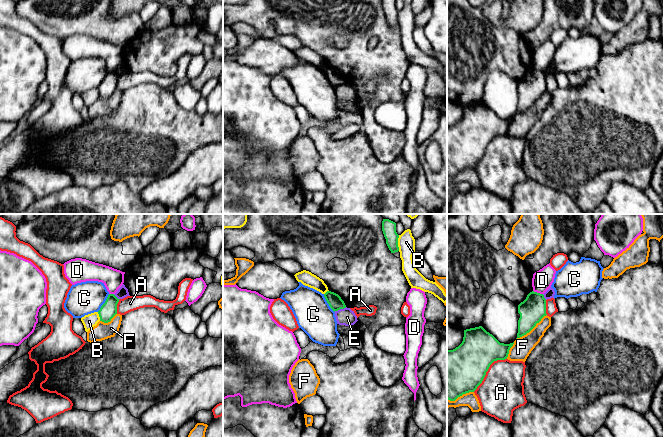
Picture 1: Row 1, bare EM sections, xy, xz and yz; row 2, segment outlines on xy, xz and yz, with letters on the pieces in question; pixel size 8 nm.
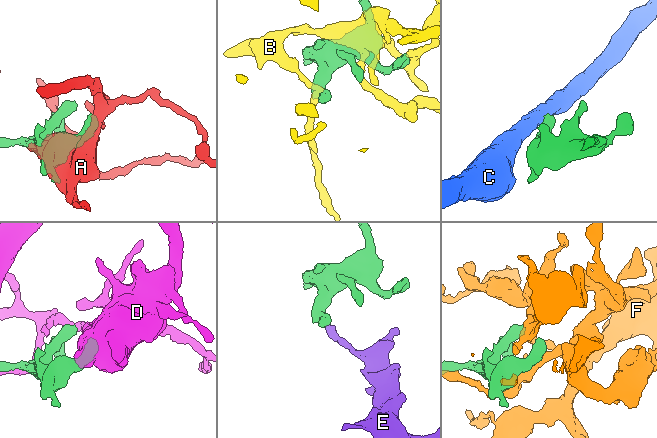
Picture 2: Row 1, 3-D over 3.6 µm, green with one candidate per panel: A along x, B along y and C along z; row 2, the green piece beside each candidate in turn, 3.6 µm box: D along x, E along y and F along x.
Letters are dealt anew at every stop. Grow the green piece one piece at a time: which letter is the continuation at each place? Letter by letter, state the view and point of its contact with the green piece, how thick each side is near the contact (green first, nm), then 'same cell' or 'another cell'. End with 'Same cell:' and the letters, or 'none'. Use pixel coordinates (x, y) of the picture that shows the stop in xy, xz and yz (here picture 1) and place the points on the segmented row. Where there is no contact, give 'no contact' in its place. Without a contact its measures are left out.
A: yz (487, 370) | 360/360 nm | another cell
B: xz (397, 243) | 110/140 nm | another cell
C: xz (327, 302) | 120/300 nm | another cell
D: yz (538, 293) | 200/160 nm | another cell
E: xz (340, 308) | 120/140 nm | another cell
F: yz (531, 329) | 200/160 nm | another cell
Same cell: none

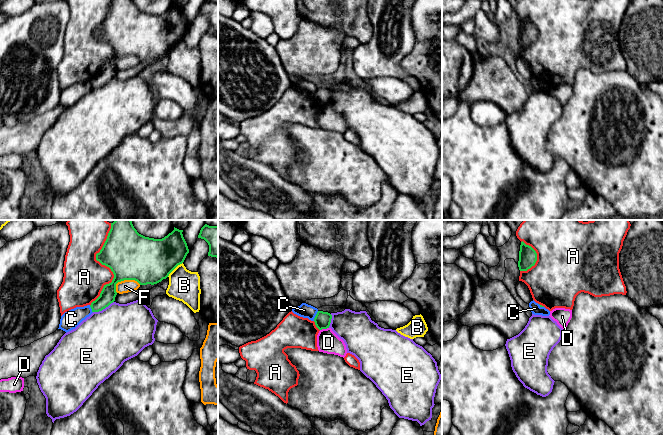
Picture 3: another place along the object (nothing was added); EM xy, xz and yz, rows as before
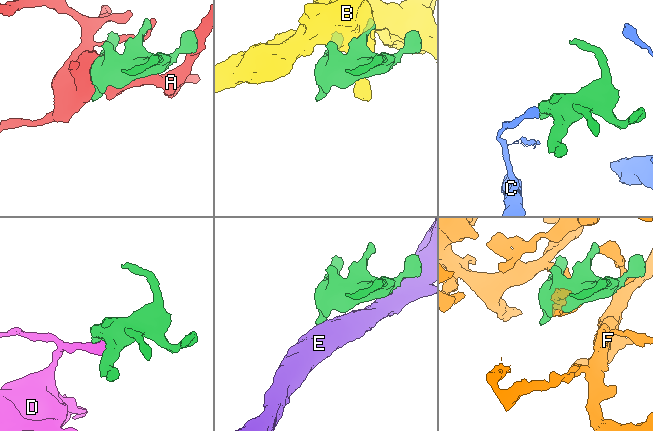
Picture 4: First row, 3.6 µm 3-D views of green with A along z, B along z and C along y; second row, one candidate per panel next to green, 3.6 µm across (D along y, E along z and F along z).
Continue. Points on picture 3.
A: xy (104, 264) | 380/340 nm | another cell
B: xy (174, 268) | 380/260 nm | another cell
C: xz (315, 316) | 130/110 nm | another cell
D: xz (324, 328) | 130/180 nm | another cell
E: xy (103, 308) | 130/460 nm | another cell
F: xy (124, 279) | 380/100 nm | another cell
Same cell: none

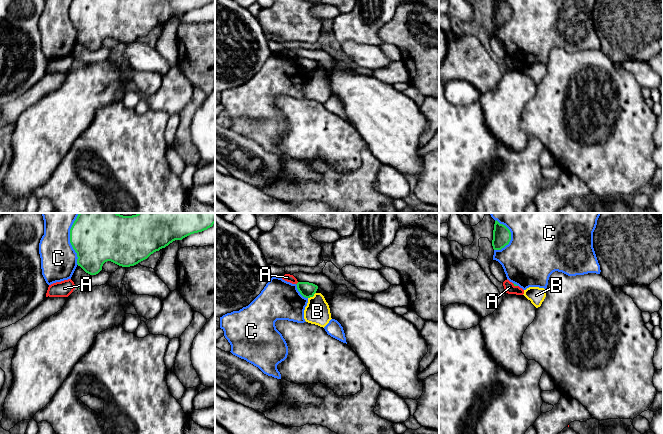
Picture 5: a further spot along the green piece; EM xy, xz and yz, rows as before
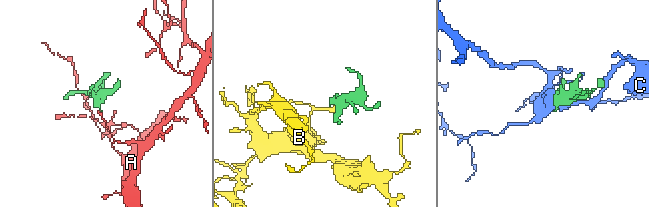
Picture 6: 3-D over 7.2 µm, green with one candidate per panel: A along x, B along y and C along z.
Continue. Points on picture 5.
A: xz (297, 283) | 120/60 nm | another cell
B: xz (312, 296) | 120/200 nm | another cell
C: xy (70, 239) | 440/280 nm | another cell
Same cell: none

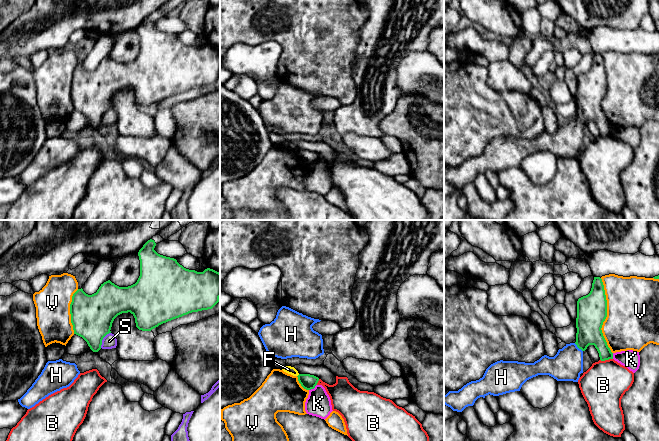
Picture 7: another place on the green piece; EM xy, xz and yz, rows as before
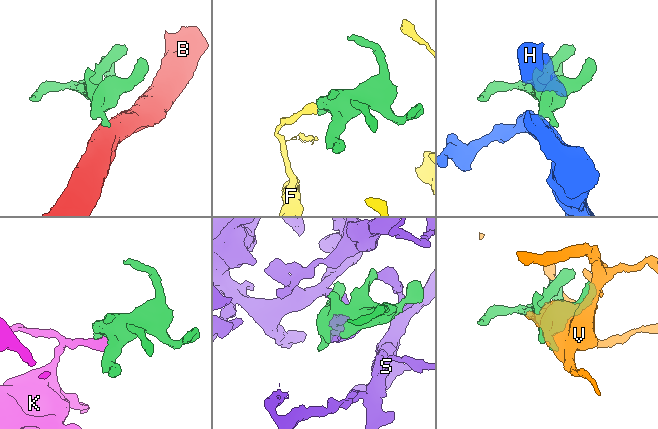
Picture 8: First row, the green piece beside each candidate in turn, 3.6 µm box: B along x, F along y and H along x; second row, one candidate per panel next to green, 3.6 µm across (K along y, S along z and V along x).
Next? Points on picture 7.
B: yz (606, 359) | 190/360 nm | another cell
F: xz (298, 375) | 120/60 nm | another cell
H: yz (578, 347) | 220/260 nm | same cell
K: xz (313, 388) | 120/200 nm | another cell
S: xy (102, 339) | 340/110 nm | another cell
V: yz (606, 316) | 240/420 nm | another cell
Same cell: H

